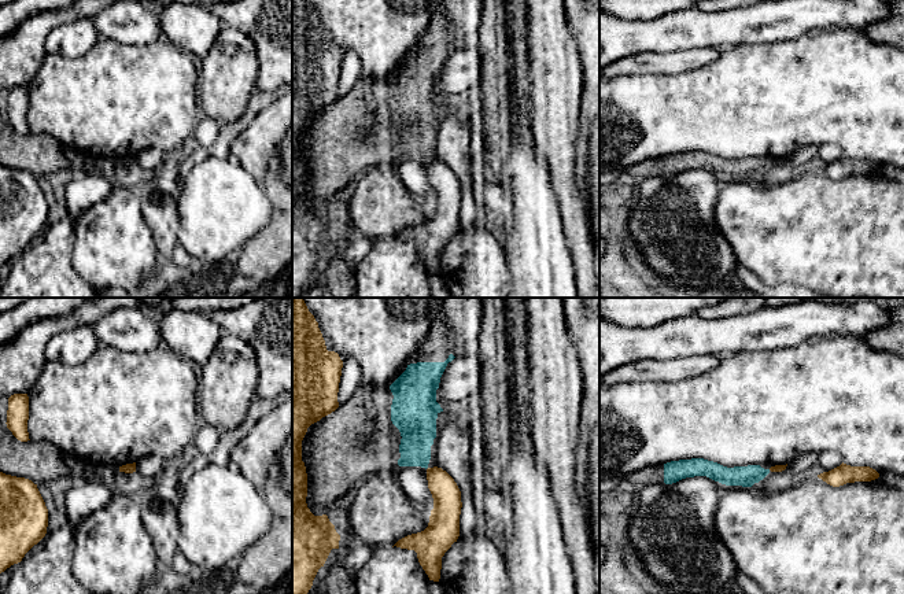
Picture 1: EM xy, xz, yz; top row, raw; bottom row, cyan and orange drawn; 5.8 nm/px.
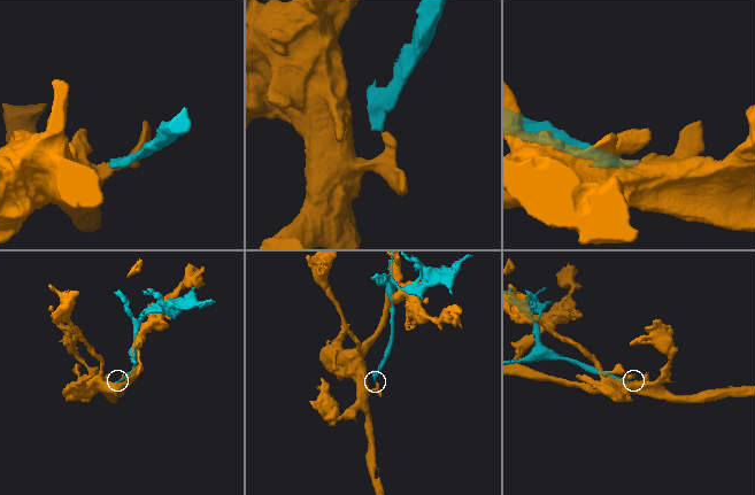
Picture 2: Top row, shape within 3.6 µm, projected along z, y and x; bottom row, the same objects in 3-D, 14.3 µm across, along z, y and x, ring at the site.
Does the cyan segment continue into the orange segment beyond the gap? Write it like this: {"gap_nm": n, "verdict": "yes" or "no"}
{"gap_nm": 0, "verdict": "no"}

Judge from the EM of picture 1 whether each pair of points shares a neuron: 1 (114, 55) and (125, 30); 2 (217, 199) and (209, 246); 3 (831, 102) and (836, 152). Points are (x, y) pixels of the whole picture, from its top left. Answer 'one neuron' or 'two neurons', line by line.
1: two neurons
2: one neuron
3: two neurons

